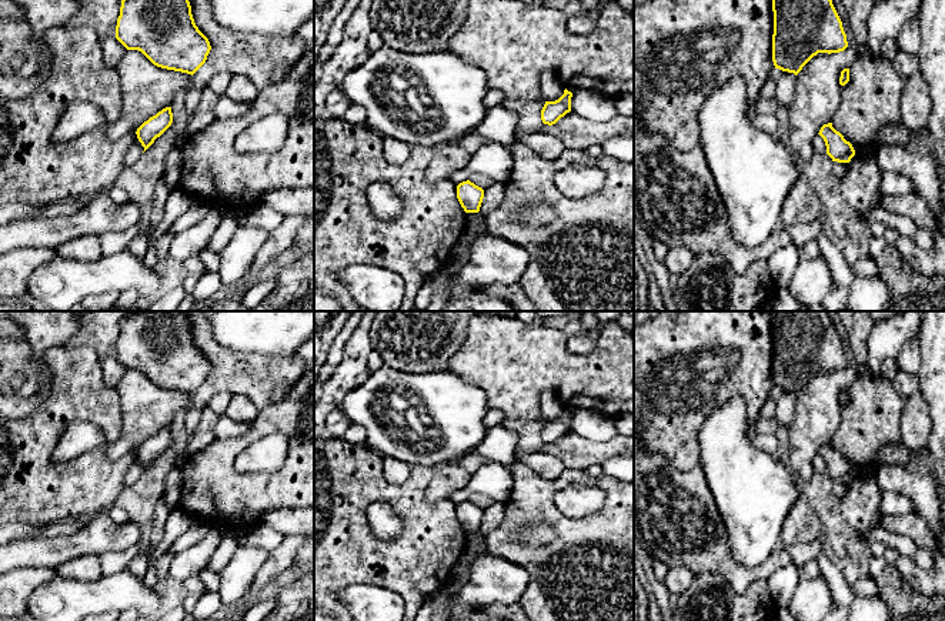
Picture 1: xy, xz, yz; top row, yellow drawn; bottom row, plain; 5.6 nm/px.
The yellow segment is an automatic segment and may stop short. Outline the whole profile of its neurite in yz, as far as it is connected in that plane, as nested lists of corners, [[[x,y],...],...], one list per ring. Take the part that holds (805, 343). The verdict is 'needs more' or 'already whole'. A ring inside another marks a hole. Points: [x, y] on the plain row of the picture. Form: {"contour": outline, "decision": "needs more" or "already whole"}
{"contour": [[[771,311],[771,318],[775,388],[797,395],[818,373],[839,373],[848,367],[828,311]]], "decision": "already whole"}

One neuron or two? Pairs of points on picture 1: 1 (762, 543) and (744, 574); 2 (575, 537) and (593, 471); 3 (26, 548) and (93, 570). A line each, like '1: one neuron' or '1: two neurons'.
1: two neurons
2: two neurons
3: two neurons

